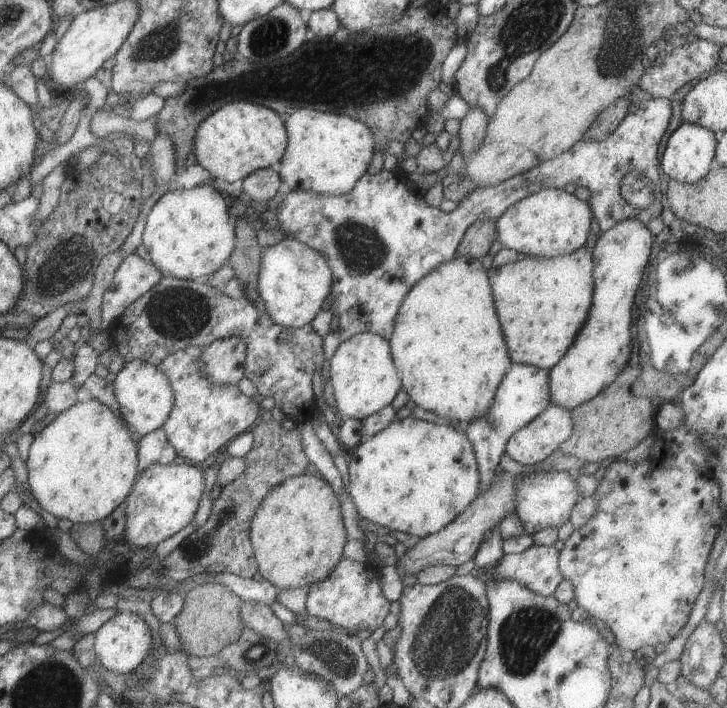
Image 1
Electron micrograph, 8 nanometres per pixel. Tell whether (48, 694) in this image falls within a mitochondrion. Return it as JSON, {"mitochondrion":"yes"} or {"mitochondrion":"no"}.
{"mitochondrion":"yes"}

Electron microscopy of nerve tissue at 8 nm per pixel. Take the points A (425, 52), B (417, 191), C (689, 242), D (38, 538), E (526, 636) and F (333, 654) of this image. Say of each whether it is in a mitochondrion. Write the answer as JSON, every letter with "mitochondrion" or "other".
{"A":"mitochondrion","B":"other","C":"other","D":"other","E":"mitochondrion","F":"mitochondrion"}

